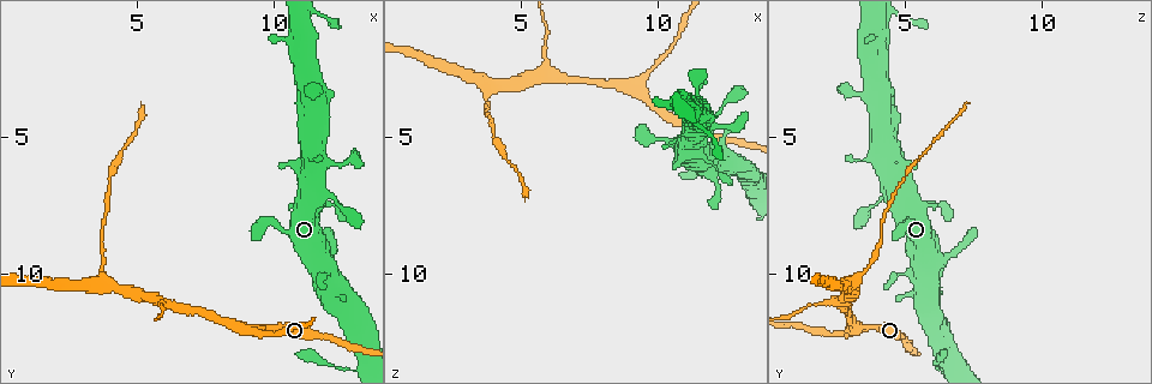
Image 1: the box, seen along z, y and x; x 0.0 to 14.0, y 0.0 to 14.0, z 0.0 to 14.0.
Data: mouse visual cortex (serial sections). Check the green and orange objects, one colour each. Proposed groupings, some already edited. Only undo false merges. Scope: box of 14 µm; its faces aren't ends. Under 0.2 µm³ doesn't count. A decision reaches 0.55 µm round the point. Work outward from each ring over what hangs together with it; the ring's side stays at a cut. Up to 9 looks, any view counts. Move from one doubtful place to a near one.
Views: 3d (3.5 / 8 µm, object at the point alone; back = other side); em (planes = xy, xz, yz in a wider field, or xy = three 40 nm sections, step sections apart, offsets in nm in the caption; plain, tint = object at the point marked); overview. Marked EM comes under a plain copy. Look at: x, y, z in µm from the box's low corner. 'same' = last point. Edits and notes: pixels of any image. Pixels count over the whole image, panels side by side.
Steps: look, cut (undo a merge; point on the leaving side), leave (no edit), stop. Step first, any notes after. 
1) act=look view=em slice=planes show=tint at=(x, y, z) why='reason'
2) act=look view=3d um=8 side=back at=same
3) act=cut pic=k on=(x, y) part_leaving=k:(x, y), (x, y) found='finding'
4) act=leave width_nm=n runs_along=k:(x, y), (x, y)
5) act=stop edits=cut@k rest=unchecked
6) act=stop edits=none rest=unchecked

act=look view=3d um=3.5 at=(11.4, 7.0, 4.8)

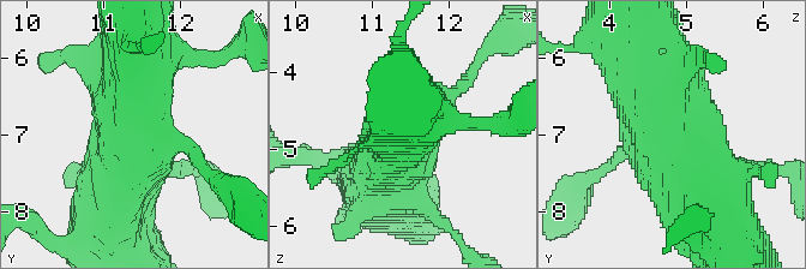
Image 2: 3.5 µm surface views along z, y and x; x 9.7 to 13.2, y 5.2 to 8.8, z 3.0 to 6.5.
act=look view=em slice=xy step=2 show=tint at=(11.35, 6.95, 4.75) why='shape alone is not enough'

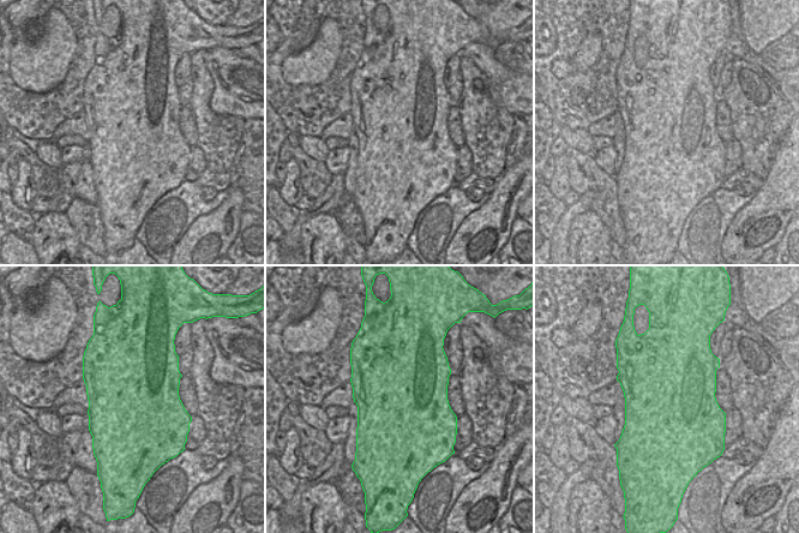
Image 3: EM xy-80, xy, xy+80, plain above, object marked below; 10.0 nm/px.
act=look view=em slice=xy step=1 show=tint at=same why='cut it another way'

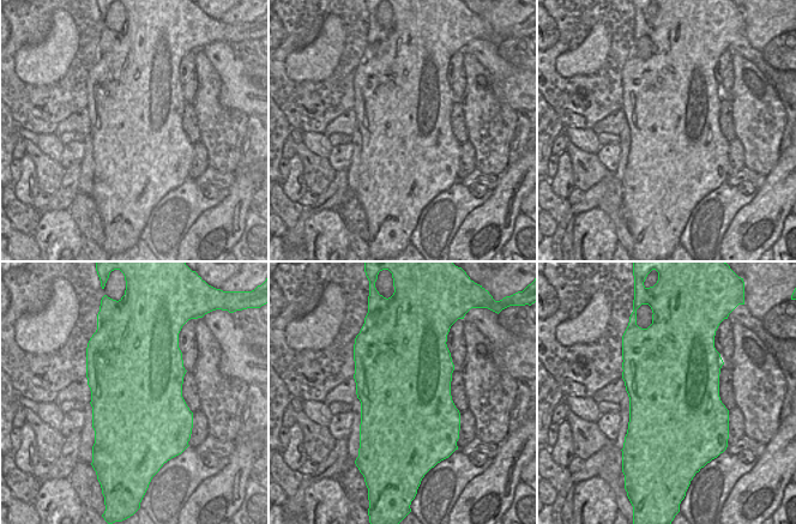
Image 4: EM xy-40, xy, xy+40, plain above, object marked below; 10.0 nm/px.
act=leave runs_along=2:(713, 196), (673, 141), (642, 63) found='all the same cell'

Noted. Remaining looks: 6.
act=look view=3d um=8 at=(9.4, 12.0, 3.5) why='calibre changes'

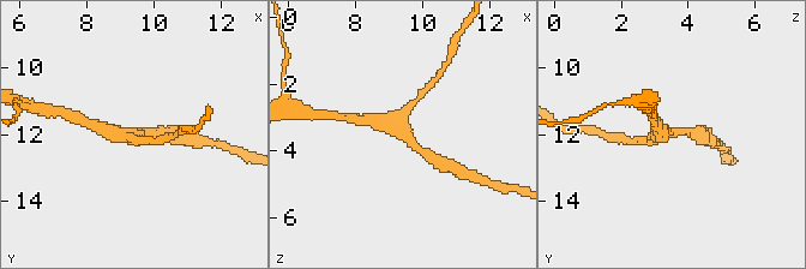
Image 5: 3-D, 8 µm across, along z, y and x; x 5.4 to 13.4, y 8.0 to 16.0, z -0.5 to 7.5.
act=look view=em slice=xy step=1 show=tint at=(9.4, 12.0, 3.5) arms=3 arm_widths_nm=250,300,400

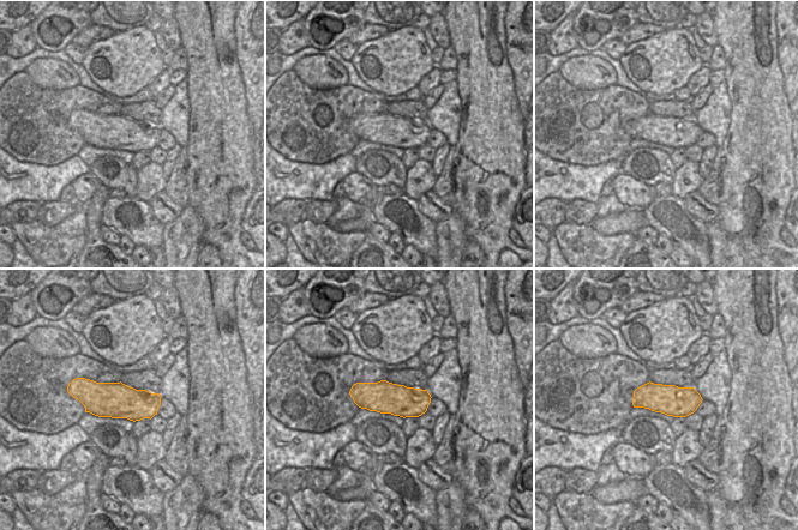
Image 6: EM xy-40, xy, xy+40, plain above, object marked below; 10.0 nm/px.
act=leave runs_along=5:(428, 154), (388, 121), (372, 120) found='continuous, no second cell'

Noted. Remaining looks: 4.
act=look view=3d um=3.5 at=(13.4, 13.2, 6.5)

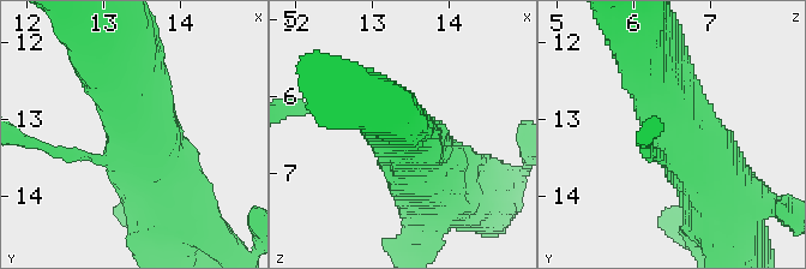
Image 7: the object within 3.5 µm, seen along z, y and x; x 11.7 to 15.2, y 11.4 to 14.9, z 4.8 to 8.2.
act=look view=em slice=xy step=5 show=tint at=(13.35, 13.20, 6.60)

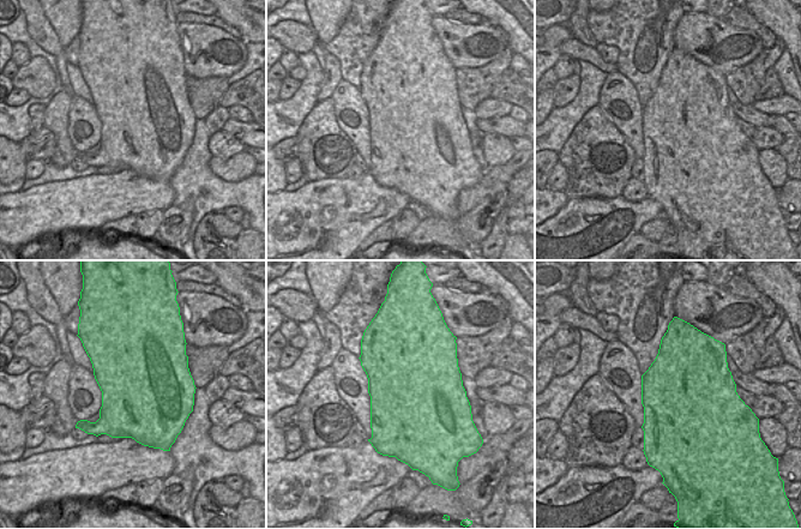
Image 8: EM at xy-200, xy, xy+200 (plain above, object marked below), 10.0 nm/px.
act=leave runs_along=7:(650, 66), (678, 136), (723, 191) found='one cell here'

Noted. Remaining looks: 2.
act=look view=3d um=3.5 at=(6.0, 11.1, 2.8) why='three arms meet'

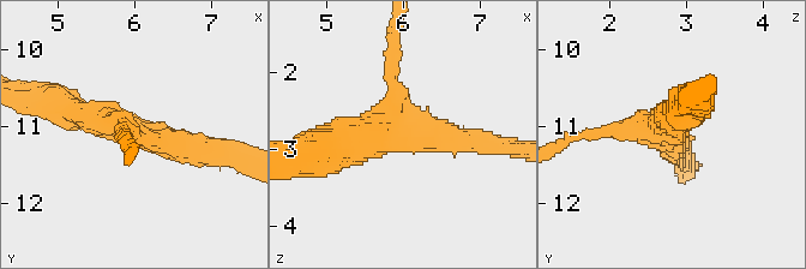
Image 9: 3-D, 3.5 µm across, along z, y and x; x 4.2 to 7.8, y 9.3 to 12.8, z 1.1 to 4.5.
act=look view=em slice=xy step=1 show=tint at=(6.10, 11.10, 2.85)

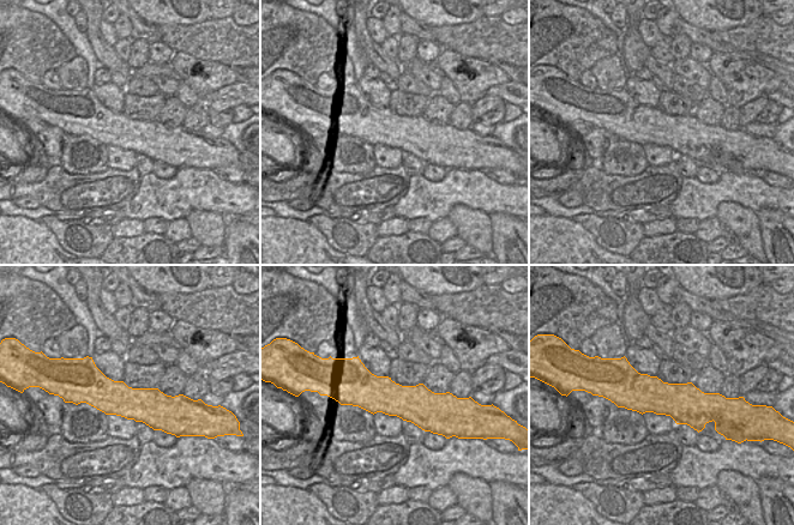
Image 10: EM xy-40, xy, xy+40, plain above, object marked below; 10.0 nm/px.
act=leave arms=3 runs_along=10:(74, 392), (178, 406) found='one cell here'

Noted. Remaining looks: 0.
act=stop edits=none rest=unchecked

